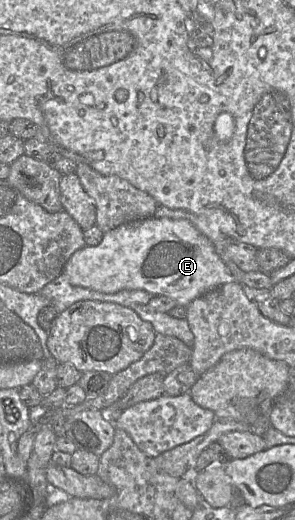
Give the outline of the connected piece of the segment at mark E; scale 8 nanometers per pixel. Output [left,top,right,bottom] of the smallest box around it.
[64,217,237,307]

